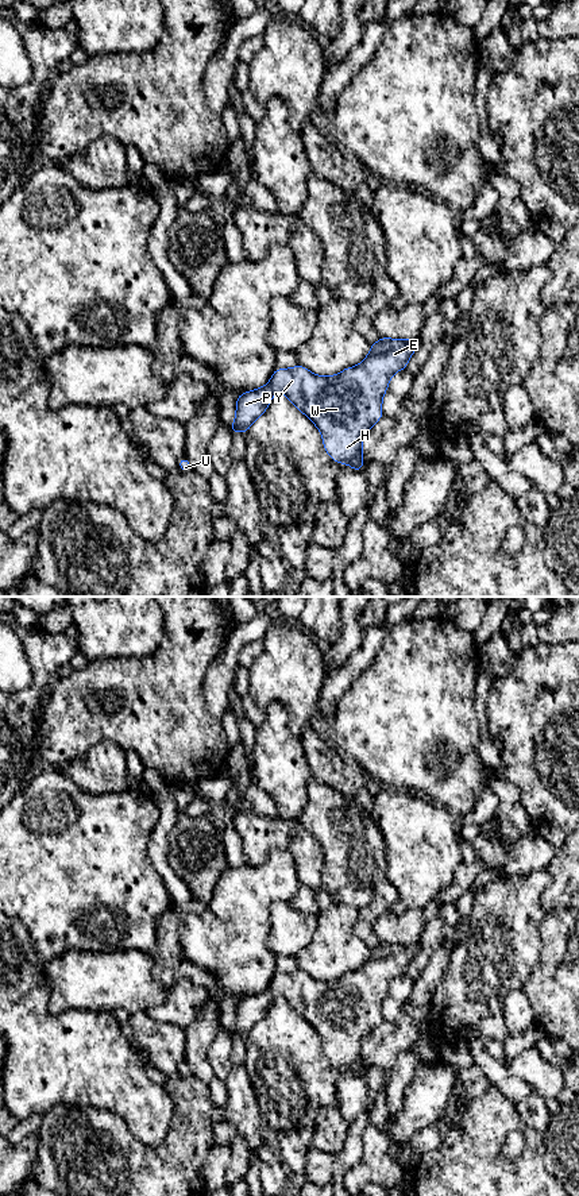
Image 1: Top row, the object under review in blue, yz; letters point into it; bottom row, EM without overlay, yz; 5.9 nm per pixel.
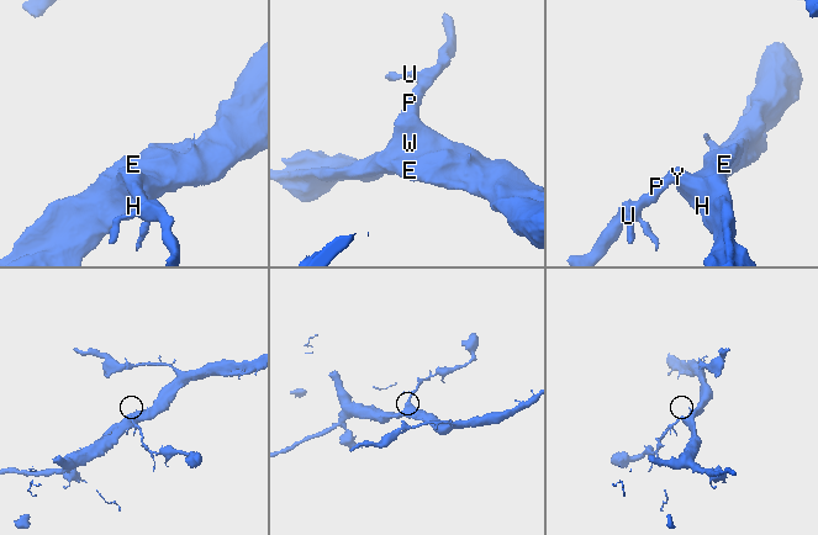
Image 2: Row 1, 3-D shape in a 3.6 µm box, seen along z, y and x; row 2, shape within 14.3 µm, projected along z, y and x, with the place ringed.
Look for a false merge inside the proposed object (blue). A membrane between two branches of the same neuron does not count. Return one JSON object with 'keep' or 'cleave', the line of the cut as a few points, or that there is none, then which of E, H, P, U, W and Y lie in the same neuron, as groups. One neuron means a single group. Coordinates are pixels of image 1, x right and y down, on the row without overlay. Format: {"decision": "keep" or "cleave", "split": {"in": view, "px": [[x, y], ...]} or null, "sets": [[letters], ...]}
{"decision": "keep", "split": null, "sets": [["E", "H", "P", "U", "W", "Y"]]}

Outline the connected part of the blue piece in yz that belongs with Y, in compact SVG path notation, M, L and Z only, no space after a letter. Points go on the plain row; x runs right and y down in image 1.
M381 942L370 950L370 957L360 969L329 981L316 980L300 969L293 973L277 972L266 991L238 1000L235 1026L229 1035L232 1039L236 1035L246 1039L251 1029L266 1016L273 999L282 996L320 1034L324 1053L332 1065L346 1068L360 1077L363 1041L383 1022L382 1003L389 994L389 985L394 977L406 973L417 952L418 944Z

